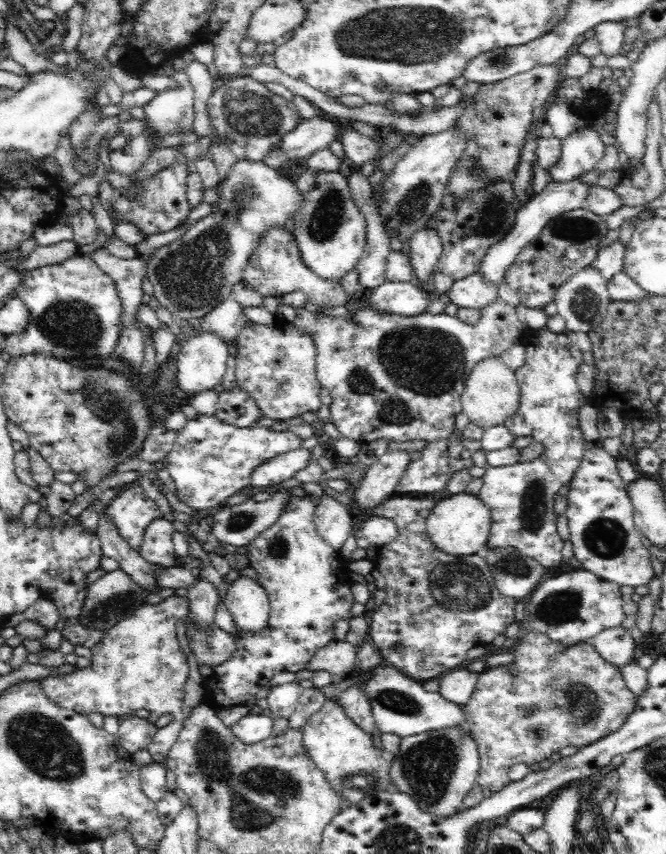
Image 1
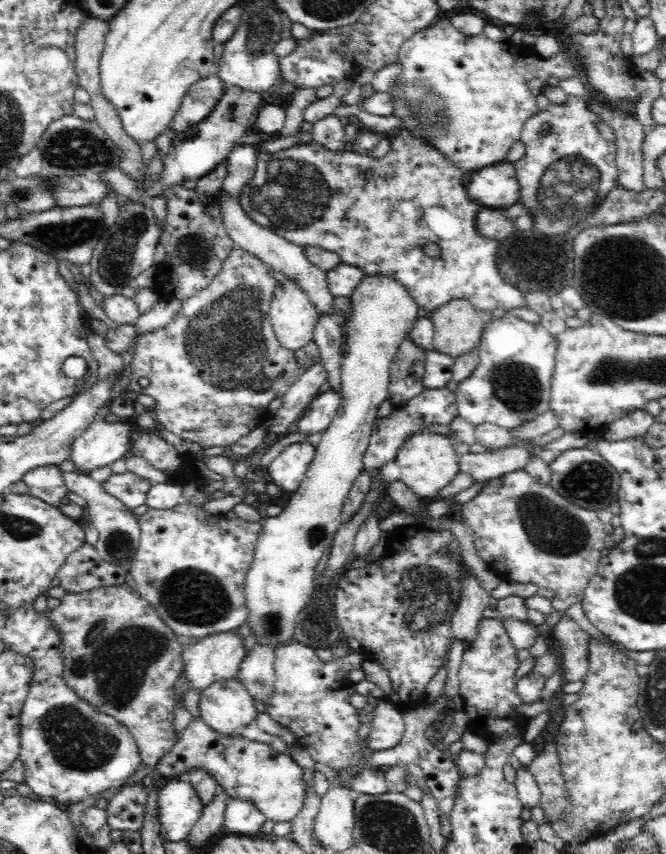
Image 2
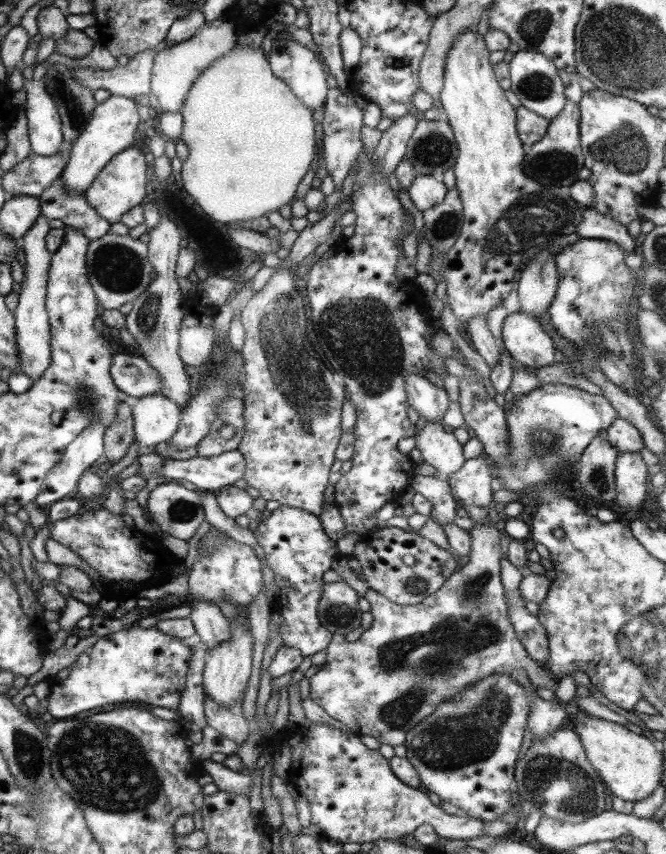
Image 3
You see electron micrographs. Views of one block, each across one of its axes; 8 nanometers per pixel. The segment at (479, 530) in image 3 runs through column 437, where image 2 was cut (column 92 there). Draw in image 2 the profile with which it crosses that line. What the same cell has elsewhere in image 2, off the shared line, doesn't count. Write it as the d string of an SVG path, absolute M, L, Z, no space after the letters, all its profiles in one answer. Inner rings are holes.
M125 582L118 585L97 586L96 588L85 590L77 593L66 593L61 598L59 606L54 608L49 615L49 619L54 622L54 627L58 629L58 635L61 636L61 655L64 659L64 680L68 683L68 687L72 687L76 694L84 699L87 703L94 705L98 711L109 714L118 722L128 727L137 743L137 750L140 752L141 764L148 769L148 774L162 780L161 776L156 773L157 764L160 760L171 752L175 743L174 727L172 720L174 720L174 684L182 671L182 657L181 652L184 648L184 641L181 639L164 621L159 617L154 607L151 607L136 591L127 585Z

